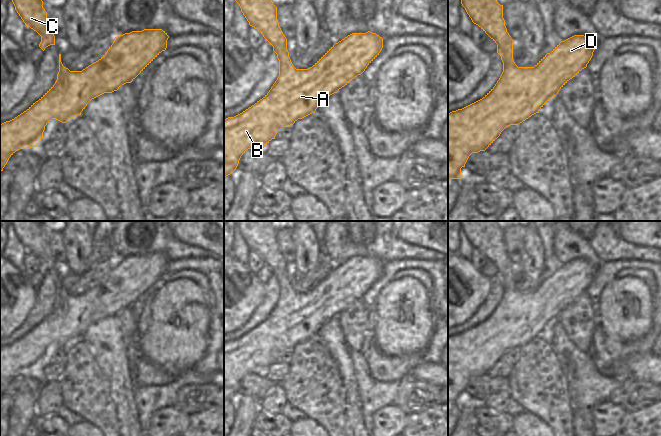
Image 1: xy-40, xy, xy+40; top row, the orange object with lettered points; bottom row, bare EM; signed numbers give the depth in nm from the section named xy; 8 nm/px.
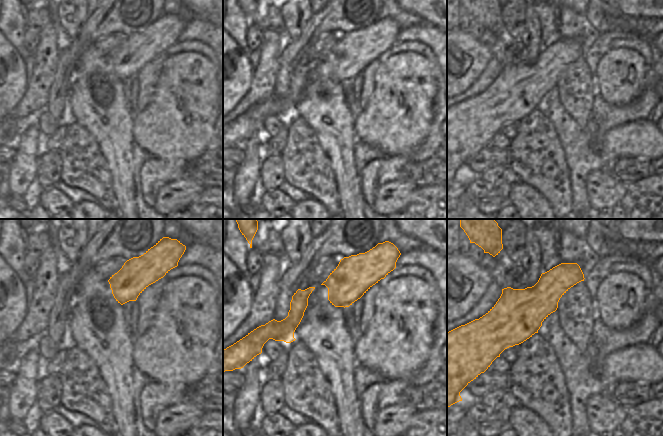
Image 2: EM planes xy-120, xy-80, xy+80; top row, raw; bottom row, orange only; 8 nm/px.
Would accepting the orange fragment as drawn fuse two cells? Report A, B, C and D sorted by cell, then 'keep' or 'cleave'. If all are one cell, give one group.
groups A B C D; keep

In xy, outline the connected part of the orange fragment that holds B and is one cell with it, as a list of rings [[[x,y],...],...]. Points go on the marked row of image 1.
[[[235,0],[241,12],[249,22],[249,25],[261,32],[265,41],[273,46],[273,51],[279,60],[279,76],[269,92],[254,105],[242,113],[224,119],[224,177],[233,173],[241,156],[248,149],[263,149],[272,139],[275,139],[277,132],[282,127],[293,125],[298,119],[302,119],[315,113],[319,104],[337,93],[342,87],[347,85],[352,79],[361,75],[367,66],[379,55],[383,48],[383,38],[370,31],[366,33],[352,33],[335,43],[312,67],[308,69],[296,69],[289,57],[287,50],[287,38],[283,34],[277,20],[277,7],[272,0]]]

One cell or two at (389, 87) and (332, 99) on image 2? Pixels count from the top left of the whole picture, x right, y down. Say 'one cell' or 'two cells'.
two cells

